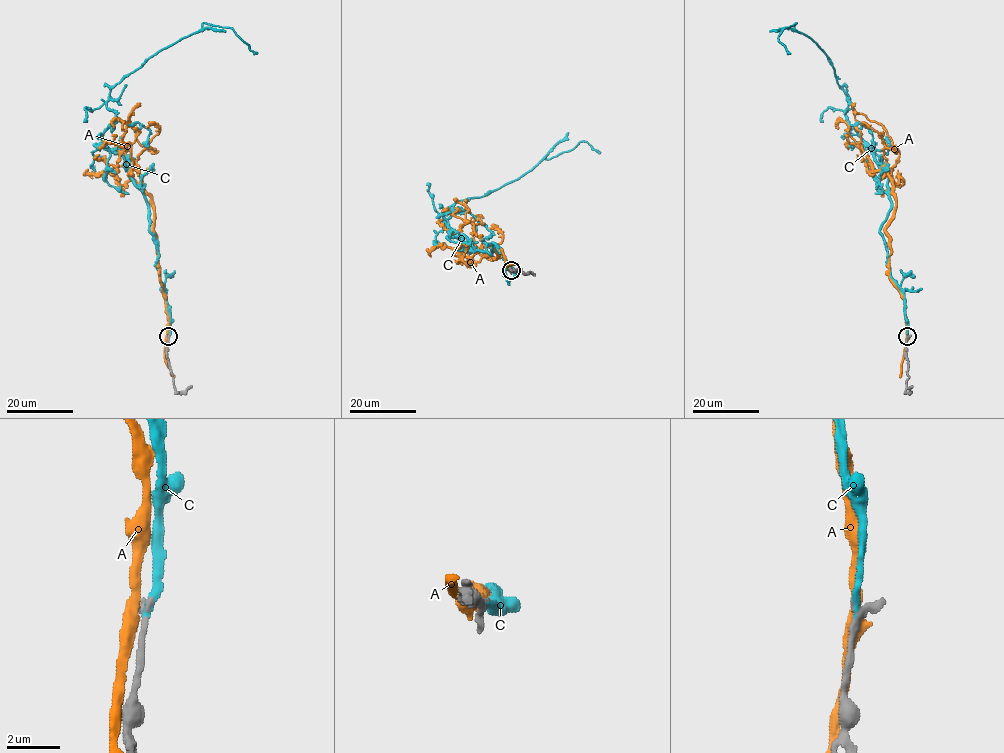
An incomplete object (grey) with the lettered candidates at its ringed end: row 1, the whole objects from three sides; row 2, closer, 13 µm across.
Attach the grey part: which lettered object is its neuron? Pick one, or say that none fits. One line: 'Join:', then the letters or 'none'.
Join: C

